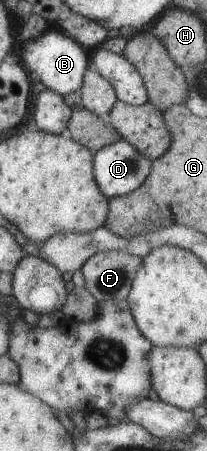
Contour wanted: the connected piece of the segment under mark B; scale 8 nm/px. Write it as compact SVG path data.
M56 28L54 31L44 31L36 39L28 41L22 53L22 61L30 76L41 81L47 89L65 96L82 88L84 75L89 69L87 52L72 37Z

